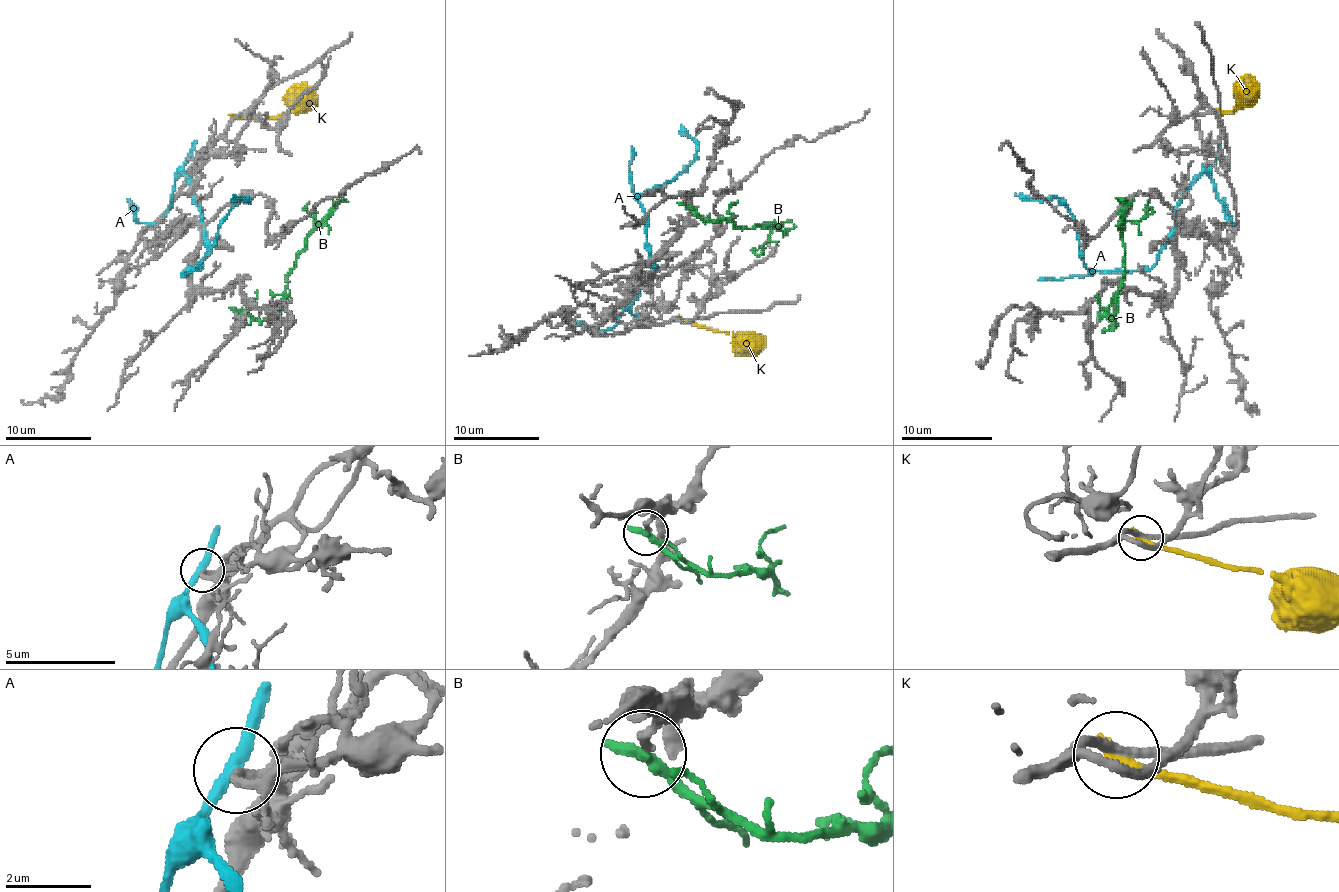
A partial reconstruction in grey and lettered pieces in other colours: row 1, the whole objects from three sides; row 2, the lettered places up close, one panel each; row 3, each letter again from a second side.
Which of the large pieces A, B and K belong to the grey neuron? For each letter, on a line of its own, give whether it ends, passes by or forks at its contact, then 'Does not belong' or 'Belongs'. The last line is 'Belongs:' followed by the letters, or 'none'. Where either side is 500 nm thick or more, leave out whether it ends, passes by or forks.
A: It passes by. Does not belong
B: It ends there. Does not belong
K: It ends there. Does not belong
Belongs: none

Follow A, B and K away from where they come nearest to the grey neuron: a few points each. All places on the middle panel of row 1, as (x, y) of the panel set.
A: (638, 317), (631, 304), (653, 273), (655, 260), (638, 200), (668, 183), (696, 152), (696, 142), (681, 124)
B: (683, 204), (707, 219), (726, 219), (744, 228), (761, 226), (770, 230), (757, 254), (752, 250), (757, 250)
K: (681, 319), (713, 330), (750, 334), (757, 340), (754, 347)

